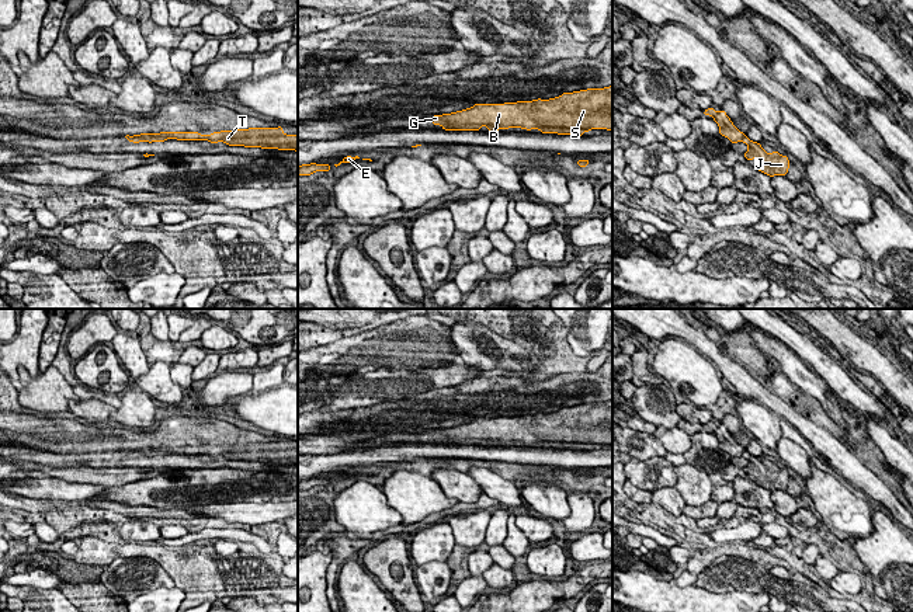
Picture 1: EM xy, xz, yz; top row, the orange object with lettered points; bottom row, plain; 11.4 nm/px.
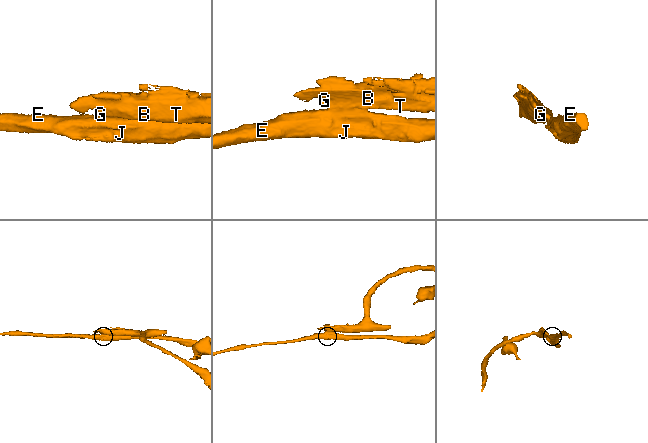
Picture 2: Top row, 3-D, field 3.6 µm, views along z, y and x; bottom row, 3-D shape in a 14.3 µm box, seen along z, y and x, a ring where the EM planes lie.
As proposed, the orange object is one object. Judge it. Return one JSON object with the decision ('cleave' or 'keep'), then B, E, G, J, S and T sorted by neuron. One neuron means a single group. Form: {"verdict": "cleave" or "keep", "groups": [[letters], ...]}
{"verdict": "cleave", "groups": [["B", "G", "S", "T"], ["E", "J"]]}

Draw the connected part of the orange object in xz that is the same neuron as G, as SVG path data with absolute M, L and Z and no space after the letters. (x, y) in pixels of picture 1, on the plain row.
M612 400L563 407L549 414L475 418L462 425L435 428L431 438L538 444L572 451L584 451L591 444L612 445Z

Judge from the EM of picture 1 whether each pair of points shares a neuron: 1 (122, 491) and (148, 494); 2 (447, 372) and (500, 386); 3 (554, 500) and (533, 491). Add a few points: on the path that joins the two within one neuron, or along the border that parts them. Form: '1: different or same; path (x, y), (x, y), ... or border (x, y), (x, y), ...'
1: same; path (128, 493), (142, 493)
2: different; border (478, 376), (440, 388)
3: same; path (548, 499), (538, 494)

